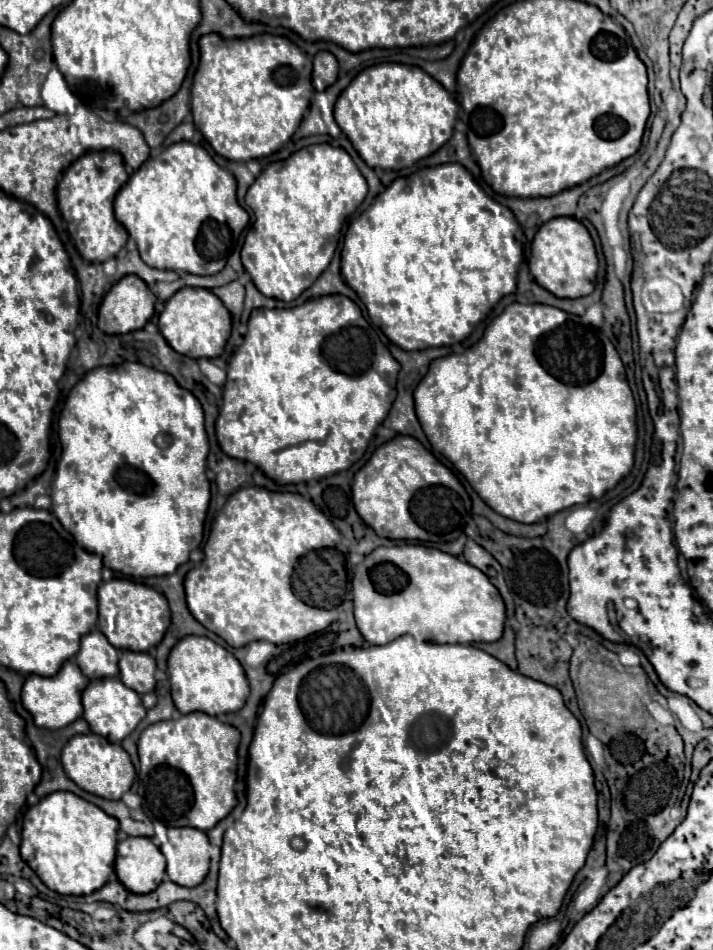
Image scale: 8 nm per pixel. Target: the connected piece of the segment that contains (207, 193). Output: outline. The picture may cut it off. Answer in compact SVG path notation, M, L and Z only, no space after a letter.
M192 142L172 144L160 156L150 158L140 170L136 170L118 192L114 212L116 220L124 224L130 238L138 244L138 252L148 266L174 272L182 270L198 276L214 276L226 266L242 230L250 222L248 212L236 200L234 176L220 168L202 146Z

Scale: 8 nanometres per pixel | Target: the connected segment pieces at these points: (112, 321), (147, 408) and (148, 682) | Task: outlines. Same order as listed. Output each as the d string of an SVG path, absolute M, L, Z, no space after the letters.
M134 274L120 278L98 310L98 328L106 334L126 334L144 328L154 314L156 296Z
M120 364L120 366L100 366L90 370L82 382L78 382L64 404L64 410L60 414L60 442L62 442L62 458L56 468L56 476L50 488L52 496L52 510L56 518L72 532L76 542L92 554L98 554L104 558L104 566L116 572L122 572L132 578L150 578L150 576L168 576L174 574L180 564L188 560L190 554L190 542L188 534L198 534L198 546L202 542L204 532L204 518L210 502L210 482L206 478L206 454L208 454L208 438L204 430L204 412L200 402L180 388L176 380L166 374L158 372L154 368L144 368L142 364Z
M128 652L120 656L120 680L138 694L148 694L156 686L156 660L148 652Z

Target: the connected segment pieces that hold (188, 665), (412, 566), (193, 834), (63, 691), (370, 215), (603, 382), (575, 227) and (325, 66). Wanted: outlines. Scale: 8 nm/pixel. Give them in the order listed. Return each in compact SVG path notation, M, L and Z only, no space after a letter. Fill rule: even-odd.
M186 636L180 640L180 644L176 644L168 656L168 672L172 698L182 714L196 710L210 716L236 712L246 704L250 694L248 680L240 662L226 648L204 636Z
M422 544L370 552L354 570L352 594L356 626L364 640L376 646L402 634L436 644L470 644L496 642L504 632L504 600L488 576L456 556ZM382 578L388 582L382 584Z
M168 828L168 842L160 846L166 856L166 874L174 884L198 886L210 868L210 842L196 828Z
M74 660L64 662L64 668L56 676L28 676L22 686L22 704L32 714L34 724L46 730L60 730L82 716L82 692L88 686L88 678L80 672Z
M442 164L434 168L422 168L414 172L412 176L406 178L396 178L372 204L372 208L362 214L360 218L352 220L346 234L344 234L344 246L342 246L342 274L346 284L358 294L358 298L364 302L370 320L392 340L404 350L426 350L432 346L450 346L452 342L462 342L466 340L474 326L490 312L490 308L506 294L516 290L516 274L518 274L518 264L522 262L522 238L524 232L518 226L514 214L510 208L498 204L492 200L474 180L474 176L462 166L462 164Z
M512 302L504 308L504 312L486 328L482 340L474 344L464 354L454 354L446 358L438 358L430 364L428 374L422 378L418 388L414 390L416 400L416 416L418 422L436 452L440 452L478 492L478 496L500 516L522 522L536 524L546 520L548 516L566 510L570 506L586 504L590 500L602 498L608 490L612 490L624 476L628 476L634 464L634 448L636 448L636 402L632 390L626 380L624 364L614 348L614 344L606 338L606 334L598 328L592 328L582 322L580 316L564 312L560 308L544 306L544 304L520 304Z
M556 218L544 224L532 242L530 272L536 282L558 298L582 298L592 294L598 276L598 256L586 226L576 218Z
M318 52L314 56L314 72L312 72L312 84L318 92L332 86L338 78L338 62L330 52Z

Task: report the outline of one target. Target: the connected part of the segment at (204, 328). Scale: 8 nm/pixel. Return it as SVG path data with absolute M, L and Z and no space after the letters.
M180 288L168 302L158 320L160 332L166 342L184 356L190 358L216 358L222 354L224 344L230 336L232 320L230 312L222 304L222 300L204 288Z

